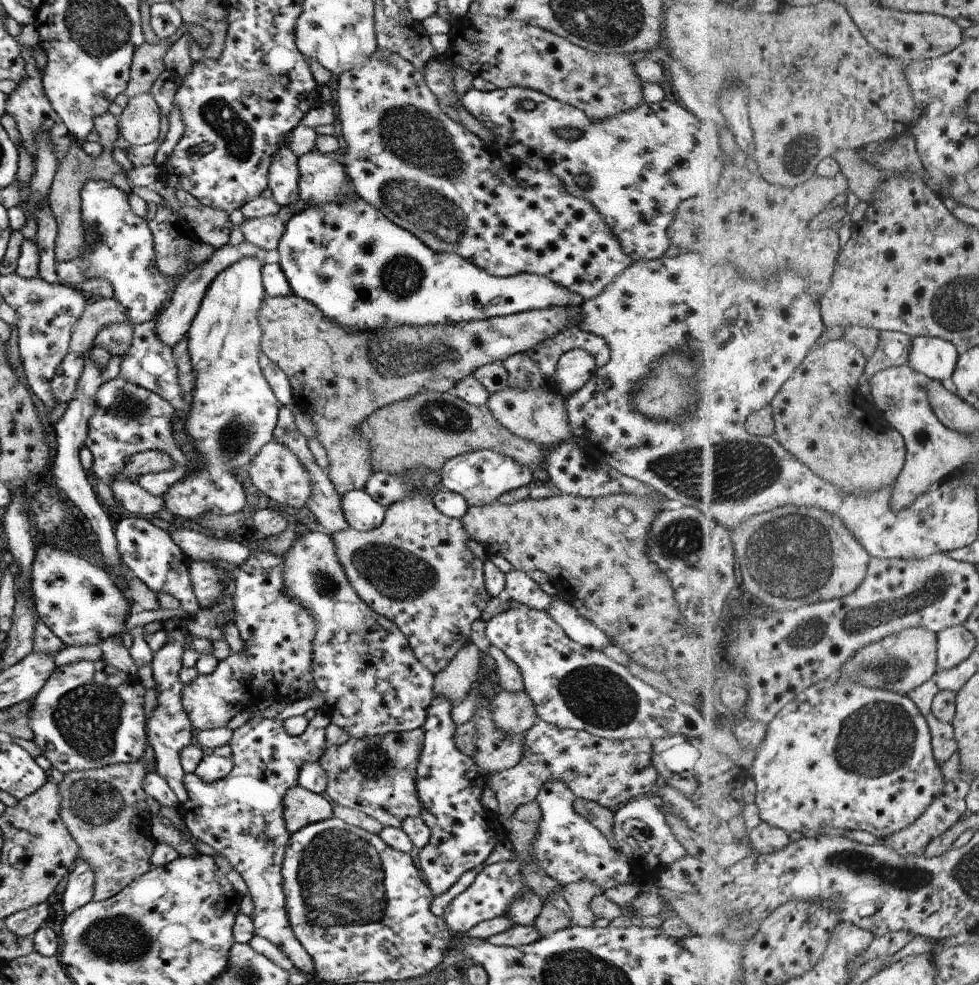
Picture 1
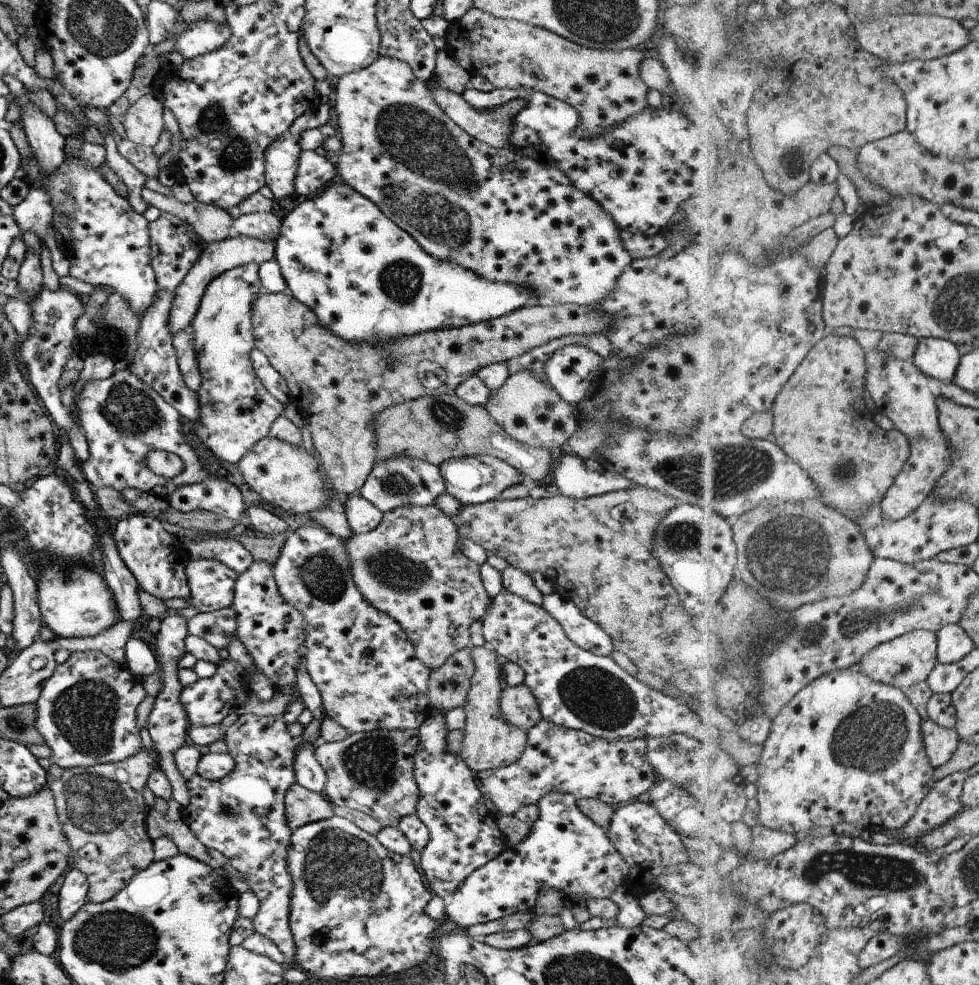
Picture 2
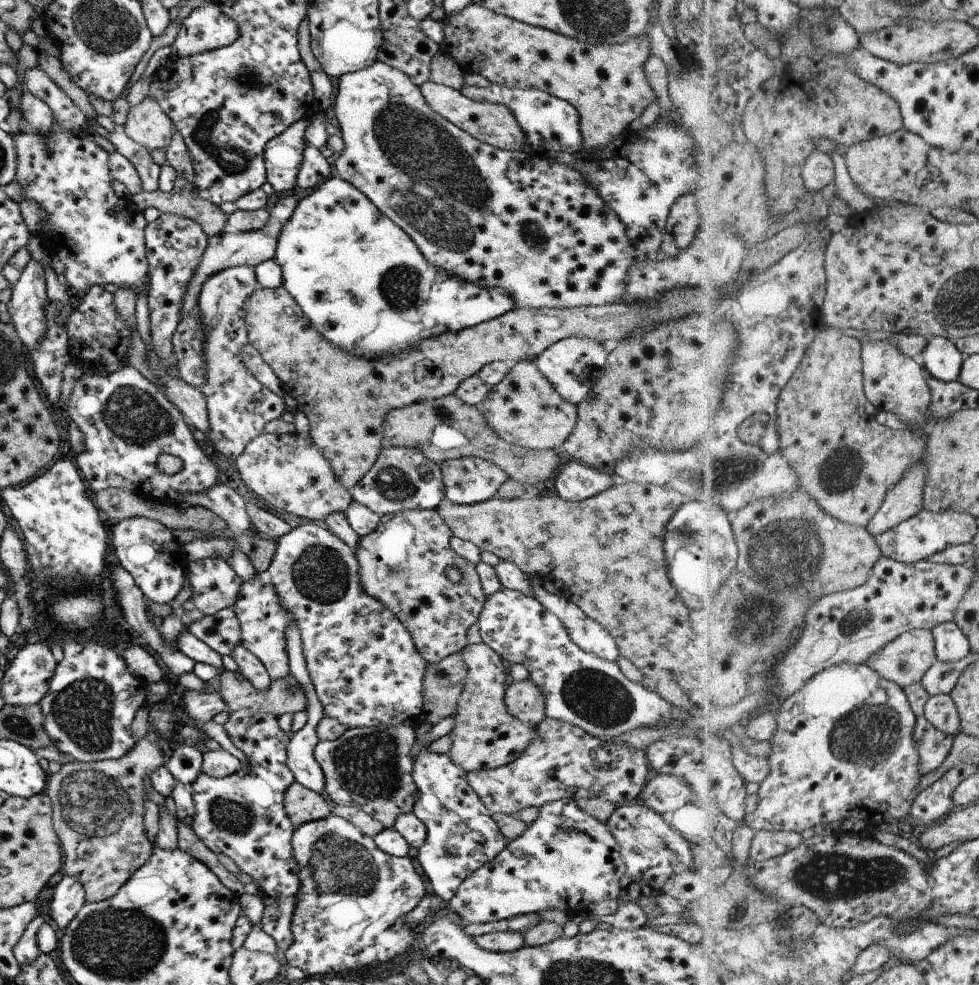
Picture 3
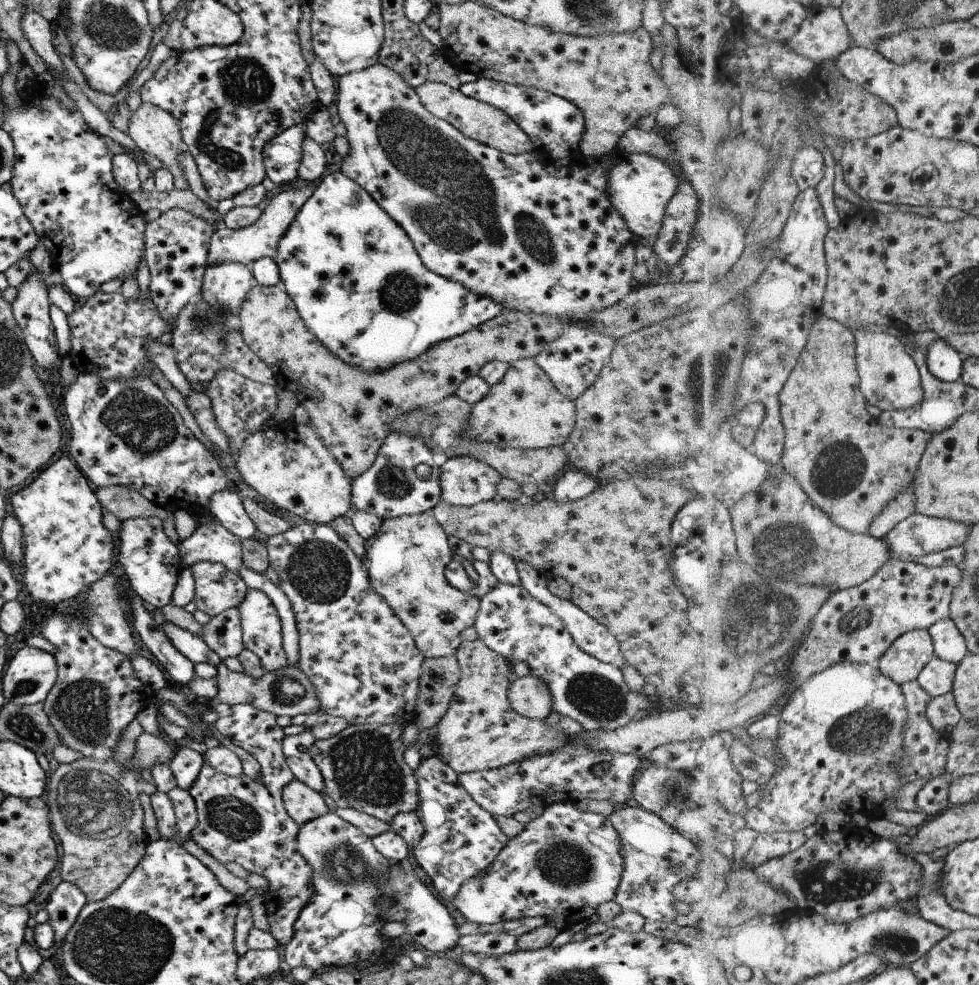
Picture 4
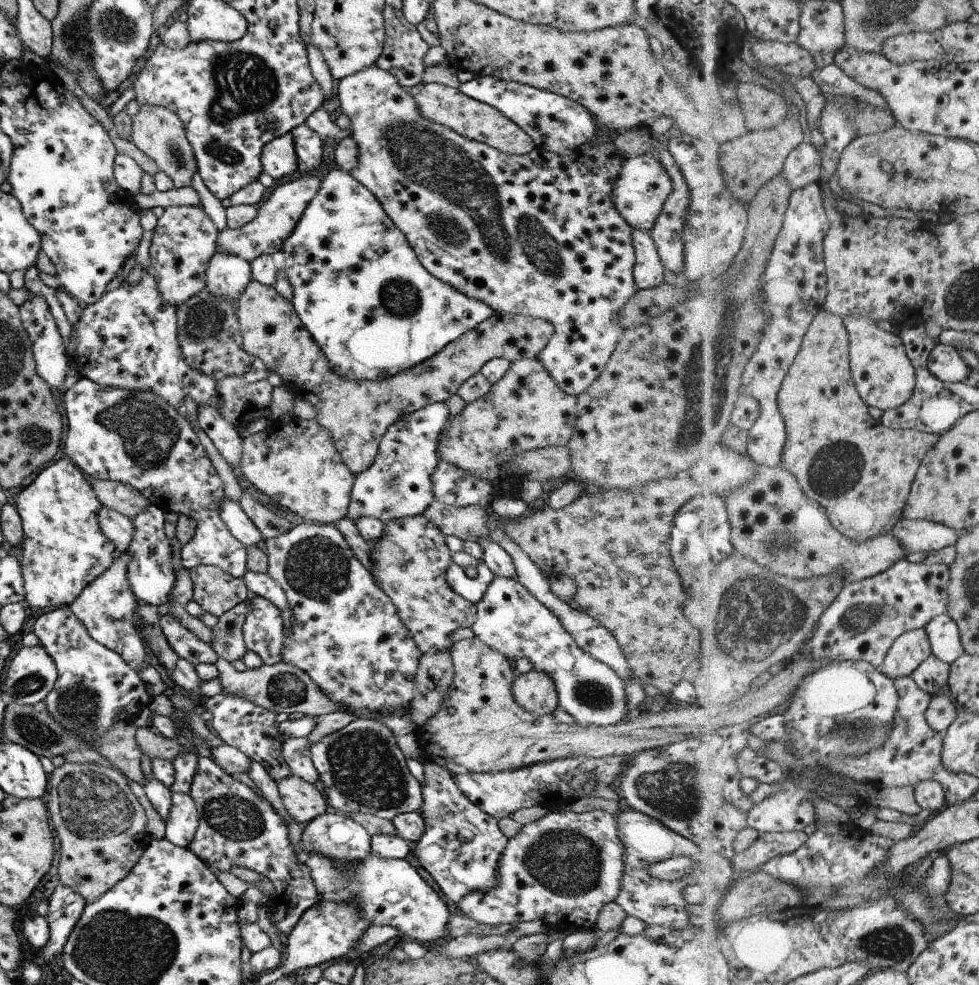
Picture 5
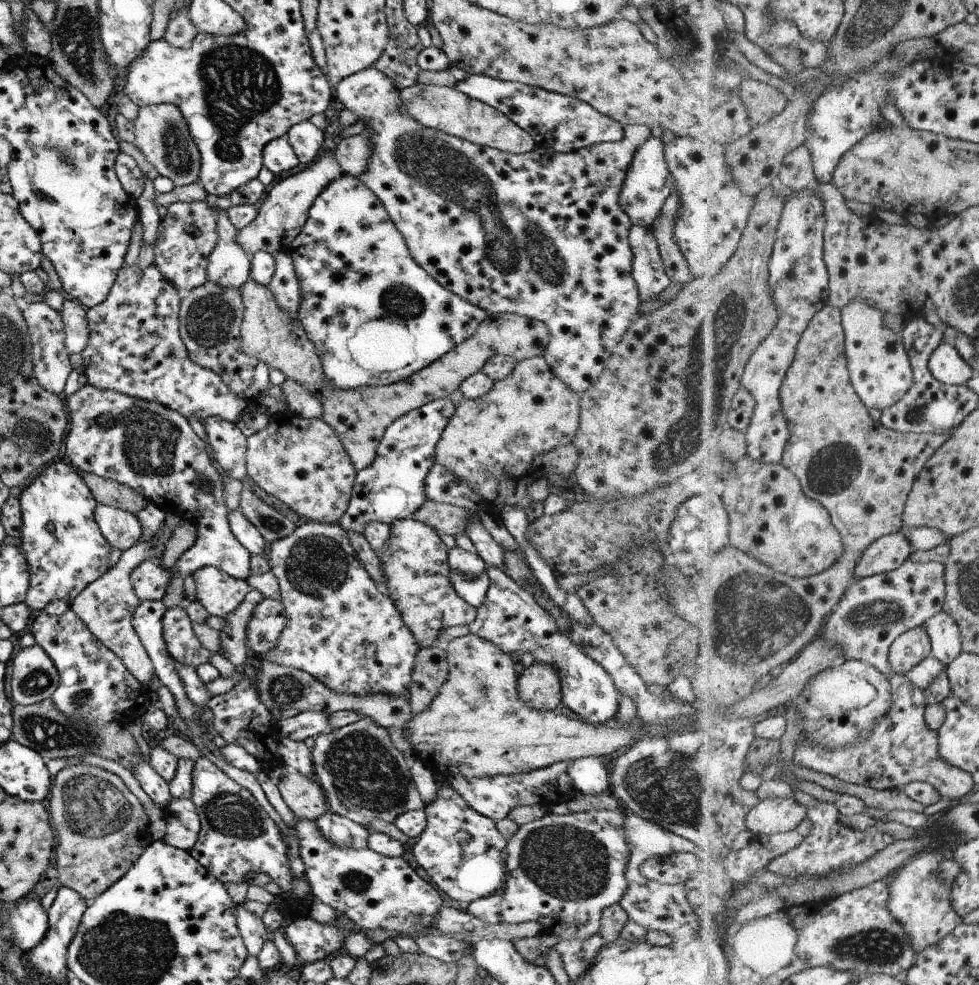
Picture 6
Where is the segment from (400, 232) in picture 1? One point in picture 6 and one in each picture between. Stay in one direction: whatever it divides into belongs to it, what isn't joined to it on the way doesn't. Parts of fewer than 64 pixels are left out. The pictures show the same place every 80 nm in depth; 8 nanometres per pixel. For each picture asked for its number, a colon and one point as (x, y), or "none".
2: (366, 280)
3: (362, 283)
4: (355, 279)
5: (357, 287)
6: (351, 264)

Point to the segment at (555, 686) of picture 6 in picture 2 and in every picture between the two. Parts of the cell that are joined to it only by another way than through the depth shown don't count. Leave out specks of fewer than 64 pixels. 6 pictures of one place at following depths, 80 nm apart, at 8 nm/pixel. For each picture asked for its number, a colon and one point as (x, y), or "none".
2: (517, 706)
3: (522, 698)
4: (528, 696)
5: (533, 691)

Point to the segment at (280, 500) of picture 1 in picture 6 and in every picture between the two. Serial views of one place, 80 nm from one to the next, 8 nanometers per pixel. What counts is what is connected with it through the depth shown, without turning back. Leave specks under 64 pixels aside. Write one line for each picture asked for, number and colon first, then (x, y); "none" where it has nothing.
2: (285, 475)
3: (287, 471)
4: (288, 465)
5: (294, 463)
6: (301, 462)

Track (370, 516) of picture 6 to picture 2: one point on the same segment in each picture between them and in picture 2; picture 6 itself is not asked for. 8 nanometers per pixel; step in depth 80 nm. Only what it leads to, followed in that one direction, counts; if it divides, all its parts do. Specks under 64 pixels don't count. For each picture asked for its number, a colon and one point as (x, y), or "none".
2: (399, 481)
3: (401, 478)
4: (402, 480)
5: (397, 484)

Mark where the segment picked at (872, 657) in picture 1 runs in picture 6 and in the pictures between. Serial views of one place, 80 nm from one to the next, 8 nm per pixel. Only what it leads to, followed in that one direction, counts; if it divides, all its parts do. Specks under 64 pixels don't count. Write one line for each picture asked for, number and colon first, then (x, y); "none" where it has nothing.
2: (909, 659)
3: (906, 660)
4: (904, 662)
5: (912, 649)
6: (914, 646)

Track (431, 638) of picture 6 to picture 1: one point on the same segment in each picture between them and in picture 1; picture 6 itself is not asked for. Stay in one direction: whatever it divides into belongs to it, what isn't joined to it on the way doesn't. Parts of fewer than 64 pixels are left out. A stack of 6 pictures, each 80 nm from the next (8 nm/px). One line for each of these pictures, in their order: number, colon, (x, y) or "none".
1: (414, 569)
2: (407, 566)
3: (403, 561)
4: (404, 560)
5: (409, 560)

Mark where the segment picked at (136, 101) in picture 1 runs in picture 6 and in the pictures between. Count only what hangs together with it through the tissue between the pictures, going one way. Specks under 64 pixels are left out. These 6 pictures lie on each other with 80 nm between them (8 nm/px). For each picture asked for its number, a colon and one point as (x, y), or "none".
2: (142, 121)
3: (146, 124)
4: (154, 131)
5: (157, 132)
6: (160, 133)

